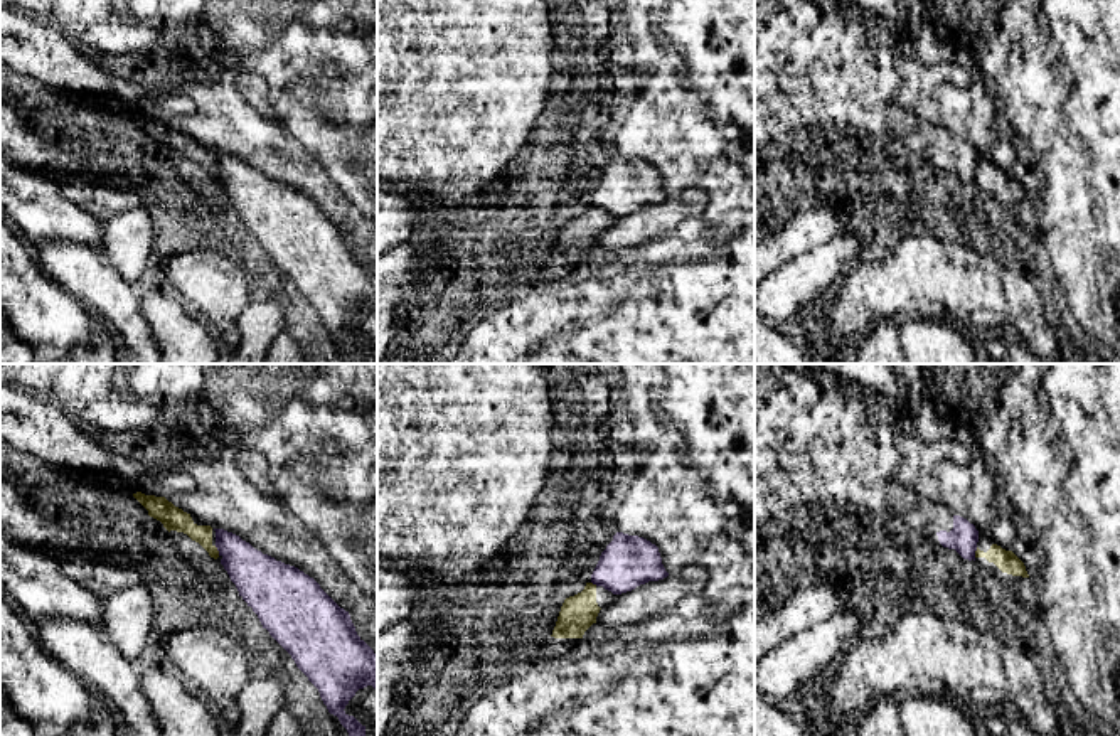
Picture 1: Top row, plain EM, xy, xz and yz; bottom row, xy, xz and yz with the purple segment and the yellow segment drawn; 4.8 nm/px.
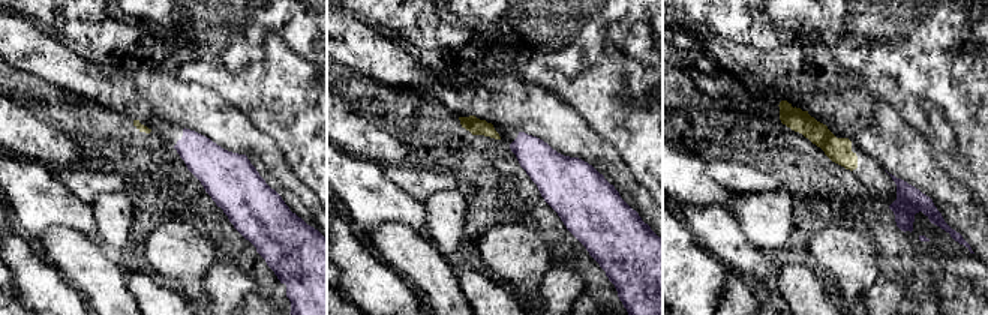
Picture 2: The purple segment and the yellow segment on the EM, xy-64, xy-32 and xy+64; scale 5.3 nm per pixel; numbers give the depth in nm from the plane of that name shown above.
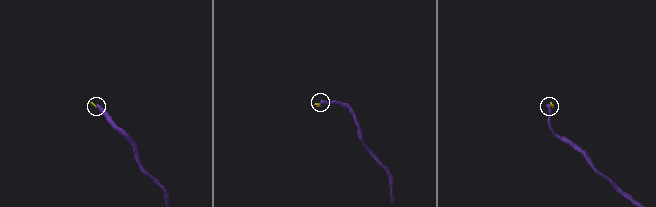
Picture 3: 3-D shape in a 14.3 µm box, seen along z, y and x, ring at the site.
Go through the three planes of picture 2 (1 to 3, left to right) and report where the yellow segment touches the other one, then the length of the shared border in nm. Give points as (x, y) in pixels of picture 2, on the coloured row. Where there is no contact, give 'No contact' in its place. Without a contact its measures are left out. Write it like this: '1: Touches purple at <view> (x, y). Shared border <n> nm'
1: No contact
2: No contact
3: No contact

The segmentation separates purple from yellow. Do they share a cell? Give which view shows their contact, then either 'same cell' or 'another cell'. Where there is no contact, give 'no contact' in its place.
meets purple in xy; another cell

